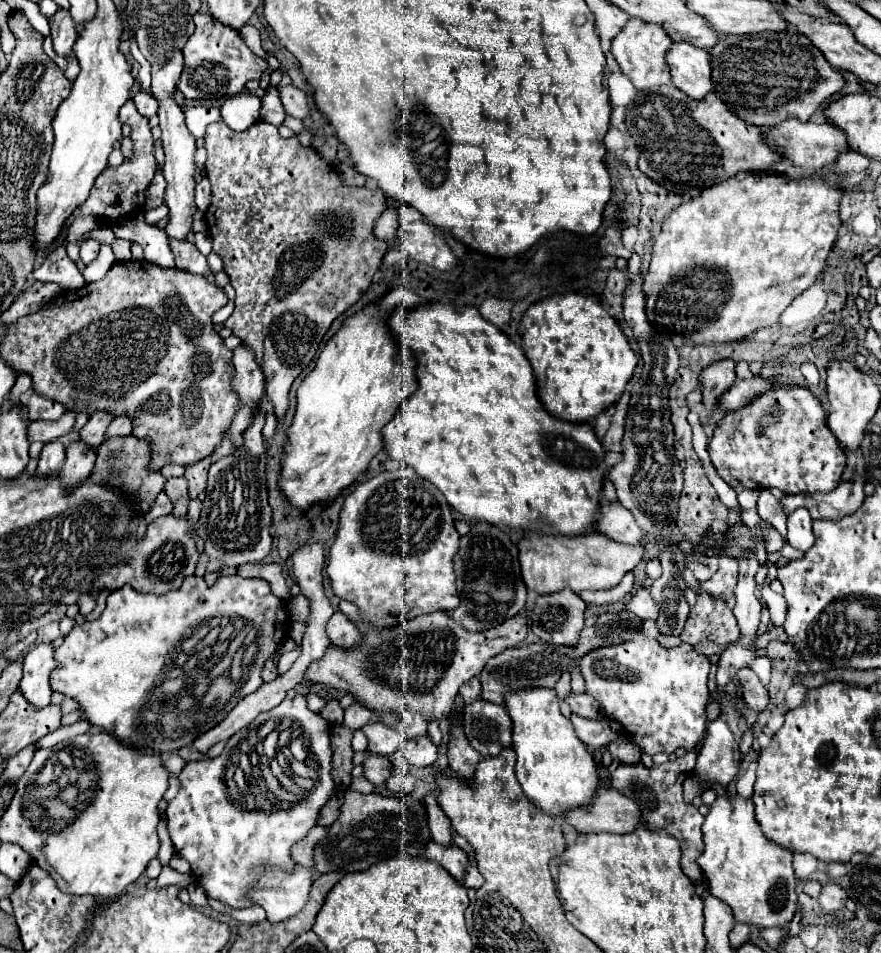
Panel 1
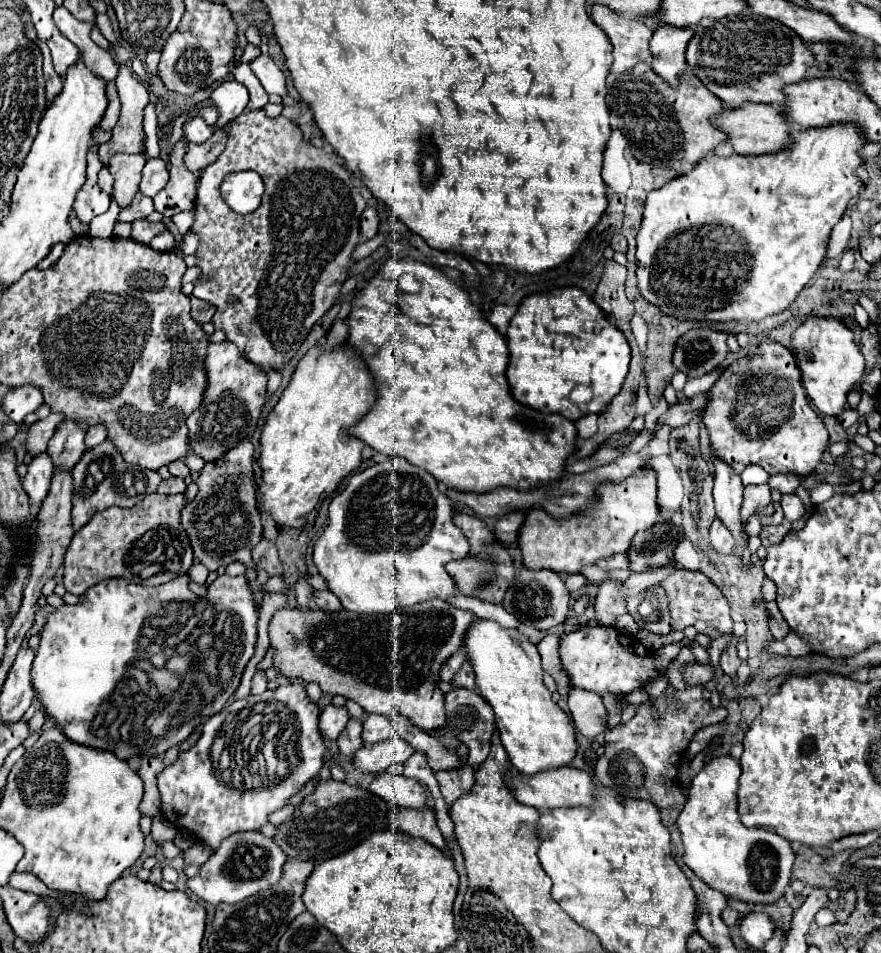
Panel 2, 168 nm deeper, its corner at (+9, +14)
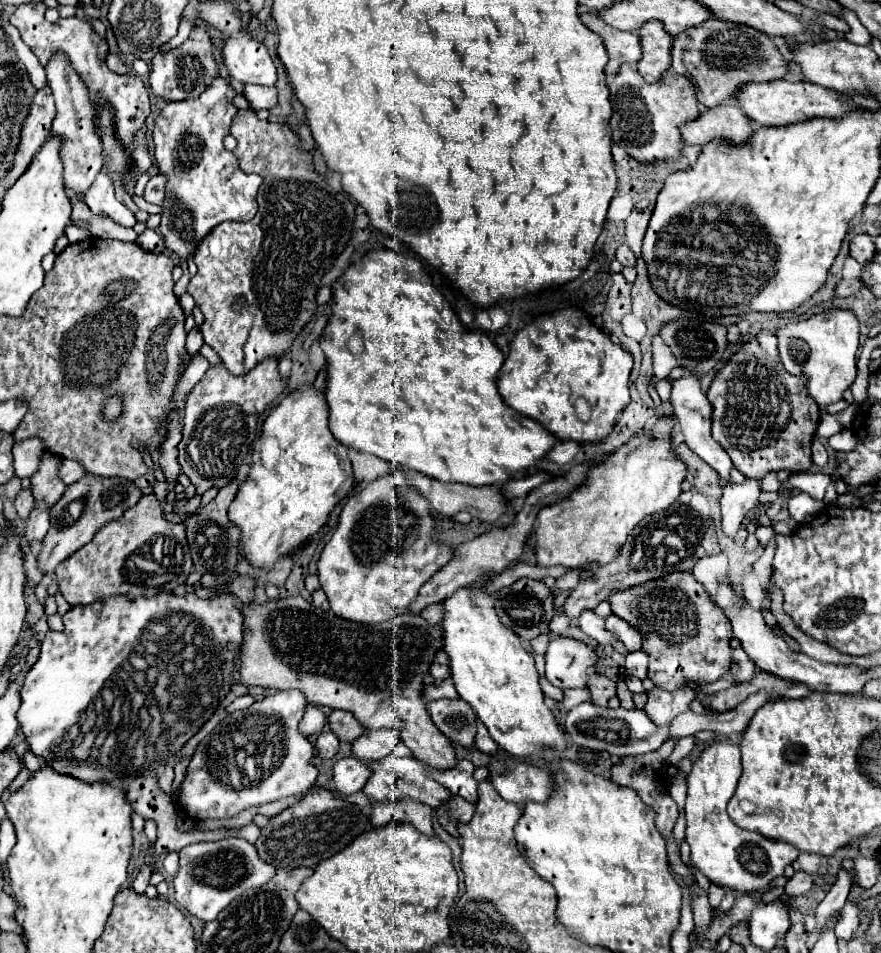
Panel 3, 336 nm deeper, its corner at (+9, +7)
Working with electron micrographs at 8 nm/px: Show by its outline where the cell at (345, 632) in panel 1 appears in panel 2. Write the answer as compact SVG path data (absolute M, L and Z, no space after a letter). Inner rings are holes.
M317 591L315 603L321 611L339 611L341 609L341 601L331 591Z

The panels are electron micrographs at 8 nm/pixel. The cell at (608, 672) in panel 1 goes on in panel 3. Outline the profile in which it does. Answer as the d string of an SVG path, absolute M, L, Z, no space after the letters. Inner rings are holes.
M551 638L545 652L545 678L559 688L587 688L587 676L595 672L595 650L573 638Z

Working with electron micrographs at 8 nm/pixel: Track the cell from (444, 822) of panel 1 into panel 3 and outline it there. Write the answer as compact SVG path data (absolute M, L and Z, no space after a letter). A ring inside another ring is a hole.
M391 754L387 758L367 762L367 766L371 770L371 776L369 776L367 784L363 786L363 792L373 802L397 800L397 798L413 798L413 800L431 806L431 808L438 808L449 796L453 796L449 790L441 786L441 784L437 784L437 781L431 778L431 772L419 760L415 760L411 756Z

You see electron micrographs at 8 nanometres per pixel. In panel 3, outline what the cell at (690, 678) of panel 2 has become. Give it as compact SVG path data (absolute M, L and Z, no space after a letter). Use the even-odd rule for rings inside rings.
M671 572L667 576L635 584L627 590L613 592L609 596L611 612L631 624L639 634L641 634L641 650L647 652L649 656L649 678L655 682L659 688L675 690L685 684L685 680L695 680L697 684L709 684L715 682L727 672L727 664L731 664L731 646L729 640L731 636L731 626L727 624L727 616L711 604L711 598L703 584L699 584L693 574L689 572Z

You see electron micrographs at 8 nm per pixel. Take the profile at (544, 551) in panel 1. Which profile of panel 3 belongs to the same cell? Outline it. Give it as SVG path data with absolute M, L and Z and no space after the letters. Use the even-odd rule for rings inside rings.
M673 416L659 418L647 432L637 434L633 440L617 448L605 462L591 468L587 472L585 482L573 490L565 500L545 506L535 522L535 554L537 564L541 566L567 566L567 568L583 568L587 562L607 564L619 554L619 546L627 540L629 532L649 514L665 512L675 504L681 494L681 482L685 480L687 466L683 458L671 448L671 432L675 428Z

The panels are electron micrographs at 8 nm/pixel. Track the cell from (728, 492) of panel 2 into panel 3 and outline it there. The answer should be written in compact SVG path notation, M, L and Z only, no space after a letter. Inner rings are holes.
M687 374L687 376L681 376L677 380L671 382L671 406L673 406L673 414L677 416L679 424L681 424L681 432L683 432L683 438L685 438L685 444L699 456L703 458L723 480L729 480L729 470L733 468L731 464L731 458L729 454L721 448L719 442L713 440L711 436L711 412L713 412L713 406L711 402L707 400L707 396L703 394L701 390L701 384L699 384L699 376L695 374Z

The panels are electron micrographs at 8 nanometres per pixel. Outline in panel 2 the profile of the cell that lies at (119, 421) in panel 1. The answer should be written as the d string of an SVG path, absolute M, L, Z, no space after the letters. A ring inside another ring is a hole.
M97 423L95 427L89 427L87 431L87 449L99 445L103 439L107 439L107 429L103 423Z

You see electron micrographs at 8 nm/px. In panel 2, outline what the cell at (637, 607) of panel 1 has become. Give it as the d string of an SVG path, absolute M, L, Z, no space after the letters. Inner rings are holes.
M605 581L595 597L597 619L601 625L615 627L615 617L627 613L627 599L621 595L623 581Z

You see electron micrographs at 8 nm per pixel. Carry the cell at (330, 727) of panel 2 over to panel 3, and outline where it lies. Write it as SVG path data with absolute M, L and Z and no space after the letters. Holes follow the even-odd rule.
M321 732L317 738L317 756L323 760L331 760L339 750L339 738L333 732Z

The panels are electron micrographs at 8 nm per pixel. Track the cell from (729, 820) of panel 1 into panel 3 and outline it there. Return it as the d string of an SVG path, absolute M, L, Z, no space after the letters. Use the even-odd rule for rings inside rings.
M729 738L711 742L701 752L701 756L693 762L691 774L687 776L687 800L685 800L687 844L691 846L691 860L695 864L695 868L701 870L709 878L709 882L723 886L727 890L733 890L737 894L755 894L755 892L763 892L775 876L781 876L783 868L797 860L799 850L787 842L769 840L763 834L749 832L749 830L735 826L735 822L727 814L727 802L731 800L731 796L737 788L739 776L741 776L741 752L739 752L739 746L735 742L731 742Z

